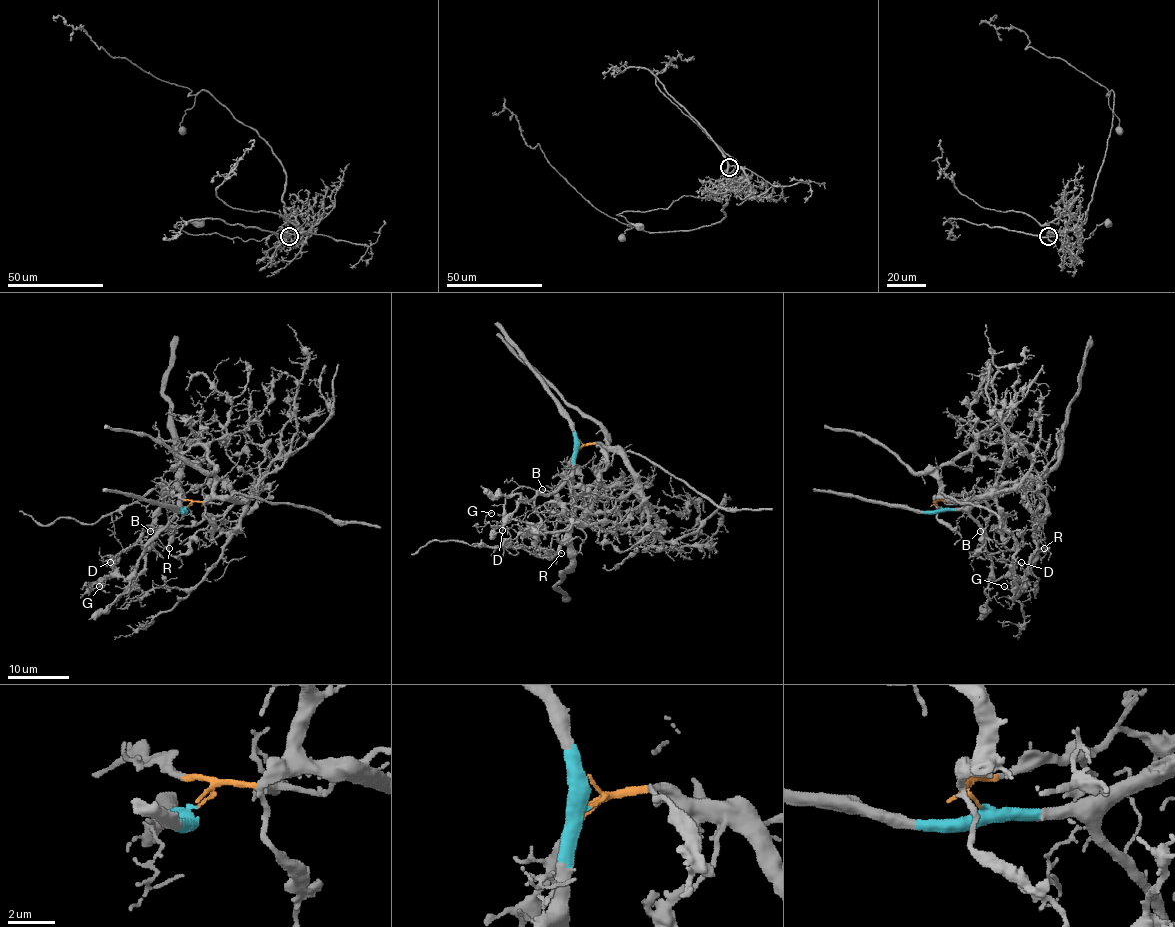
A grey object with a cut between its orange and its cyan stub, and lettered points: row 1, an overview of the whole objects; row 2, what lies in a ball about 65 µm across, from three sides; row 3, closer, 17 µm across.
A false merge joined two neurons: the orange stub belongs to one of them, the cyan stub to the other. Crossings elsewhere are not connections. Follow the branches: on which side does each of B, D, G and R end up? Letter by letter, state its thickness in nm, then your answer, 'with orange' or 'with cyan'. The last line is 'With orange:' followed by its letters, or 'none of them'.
B: calibre 130 nm; with cyan
D: calibre 70 nm; with cyan
G: calibre 110 nm; with cyan
R: calibre 100 nm; with cyan
With orange: none of them

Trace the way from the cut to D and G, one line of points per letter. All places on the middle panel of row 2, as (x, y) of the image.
D: (578, 447), (574, 472), (555, 491), (523, 500), (503, 531)
G: (578, 447), (574, 472), (555, 491), (523, 500), (501, 525), (493, 528), (484, 520), (492, 512)

